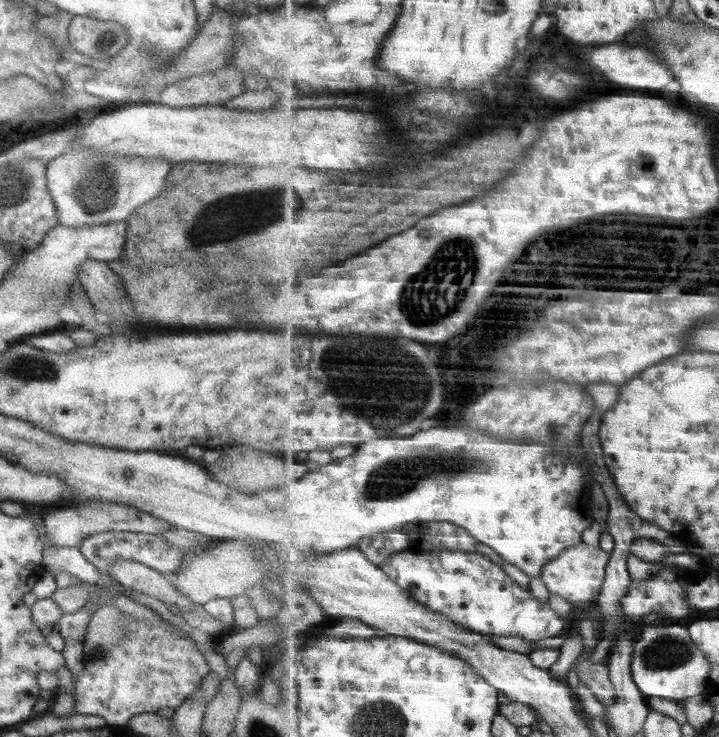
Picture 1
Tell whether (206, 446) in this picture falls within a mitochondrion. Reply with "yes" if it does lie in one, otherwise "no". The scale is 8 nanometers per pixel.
no

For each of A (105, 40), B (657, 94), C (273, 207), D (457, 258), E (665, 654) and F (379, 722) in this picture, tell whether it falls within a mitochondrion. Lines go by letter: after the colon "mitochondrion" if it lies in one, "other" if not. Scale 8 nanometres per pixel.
A: mitochondrion
B: other
C: mitochondrion
D: mitochondrion
E: mitochondrion
F: mitochondrion

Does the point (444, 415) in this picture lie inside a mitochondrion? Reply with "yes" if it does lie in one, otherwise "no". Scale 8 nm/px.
no

